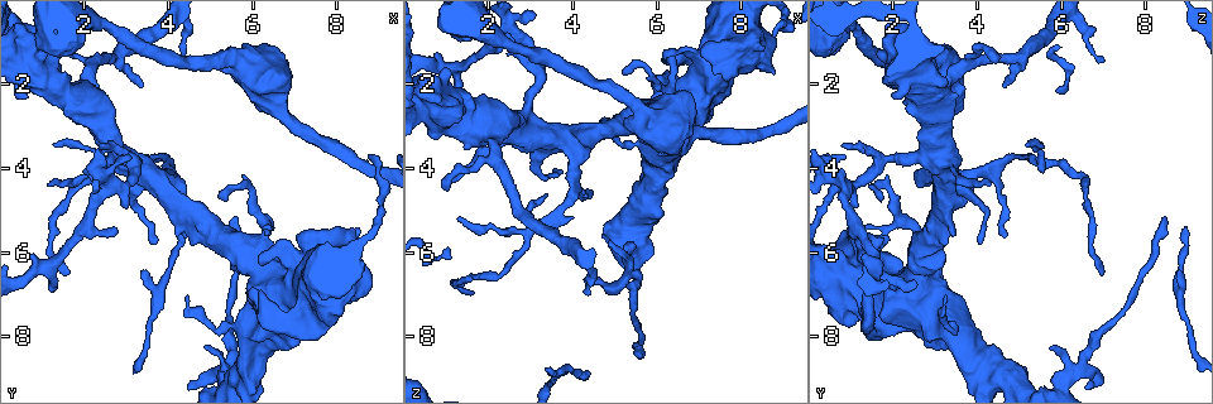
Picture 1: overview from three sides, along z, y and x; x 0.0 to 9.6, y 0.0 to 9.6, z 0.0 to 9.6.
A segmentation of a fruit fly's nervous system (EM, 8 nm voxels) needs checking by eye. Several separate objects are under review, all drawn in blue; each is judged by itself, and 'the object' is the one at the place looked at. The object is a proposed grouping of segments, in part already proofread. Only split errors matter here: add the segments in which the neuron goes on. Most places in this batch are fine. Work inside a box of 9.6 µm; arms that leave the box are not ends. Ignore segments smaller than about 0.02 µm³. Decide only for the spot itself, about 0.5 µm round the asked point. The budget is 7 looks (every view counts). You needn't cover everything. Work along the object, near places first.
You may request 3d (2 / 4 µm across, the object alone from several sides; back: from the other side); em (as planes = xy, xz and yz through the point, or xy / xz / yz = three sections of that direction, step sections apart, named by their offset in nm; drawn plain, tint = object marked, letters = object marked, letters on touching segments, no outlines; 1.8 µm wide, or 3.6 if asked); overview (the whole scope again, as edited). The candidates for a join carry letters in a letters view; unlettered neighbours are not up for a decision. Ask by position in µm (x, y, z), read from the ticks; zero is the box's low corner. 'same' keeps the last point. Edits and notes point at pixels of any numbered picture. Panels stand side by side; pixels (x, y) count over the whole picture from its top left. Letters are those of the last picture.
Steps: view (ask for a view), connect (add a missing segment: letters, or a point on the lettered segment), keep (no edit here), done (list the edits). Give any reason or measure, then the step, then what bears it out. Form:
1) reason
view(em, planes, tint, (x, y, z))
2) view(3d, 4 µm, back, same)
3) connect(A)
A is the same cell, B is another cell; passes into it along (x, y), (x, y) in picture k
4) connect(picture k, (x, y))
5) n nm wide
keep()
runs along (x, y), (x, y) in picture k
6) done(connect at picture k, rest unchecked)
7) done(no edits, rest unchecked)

branch stops here
view(3d, 2 µm, (3.40, 6.45, 8.85))

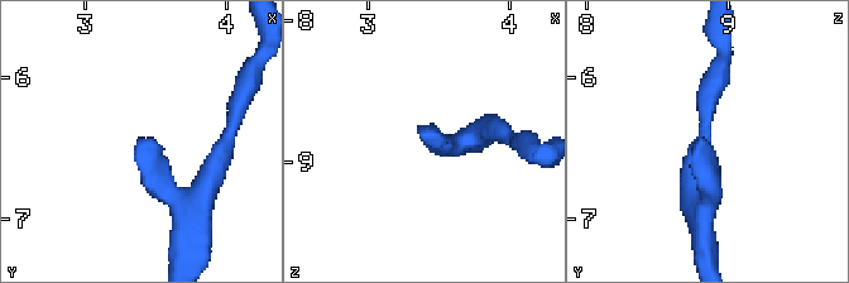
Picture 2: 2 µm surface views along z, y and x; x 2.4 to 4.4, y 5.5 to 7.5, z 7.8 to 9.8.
view(em, planes, letters, (3.40, 6.44, 8.82))

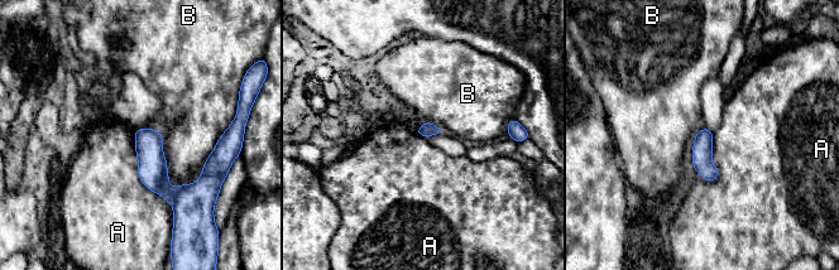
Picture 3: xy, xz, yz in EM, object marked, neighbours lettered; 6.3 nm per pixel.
keep()
A and B are other cells; border along (133, 131), (139, 179), (169, 202) in picture 3; none of them fits

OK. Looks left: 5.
end of a long branch
view(3d, 2 µm, (4.30, 1.50, 6.95))

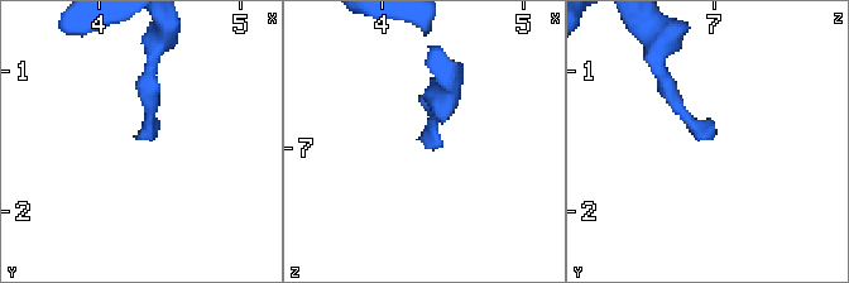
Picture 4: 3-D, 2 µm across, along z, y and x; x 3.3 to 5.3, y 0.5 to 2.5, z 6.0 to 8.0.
view(em, planes, letters, (4.28, 1.46, 6.98))

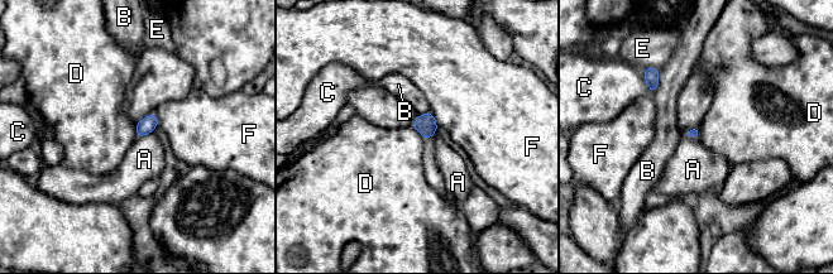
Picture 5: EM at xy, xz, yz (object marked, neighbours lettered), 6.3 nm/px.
keep()
A, B, C, D, E and F are other cells; border along (135, 124), (137, 135) in picture 5; no lettered segment goes on from it

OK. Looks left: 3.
calibre changes
view(em, xz, step 4, tint, (5.50, 1.35, 2.55))

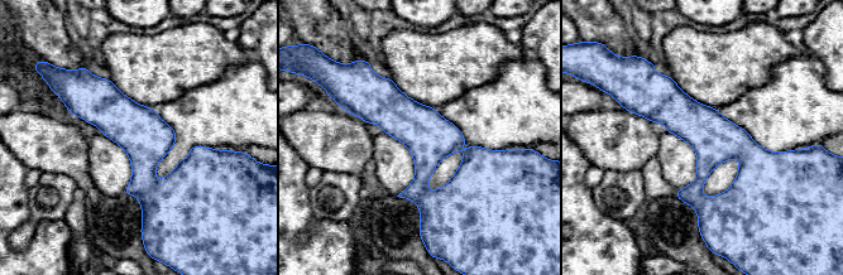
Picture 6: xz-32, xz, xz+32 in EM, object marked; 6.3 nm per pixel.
cut it another way
view(em, planes, tint, same)

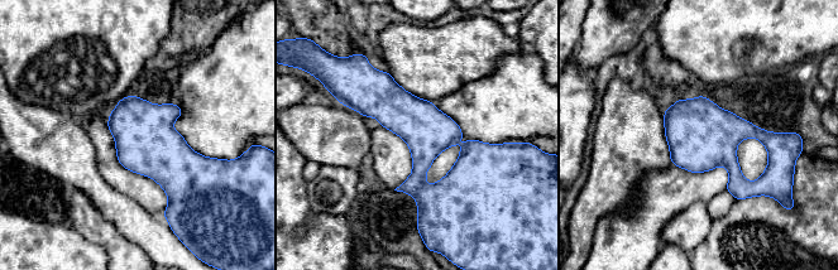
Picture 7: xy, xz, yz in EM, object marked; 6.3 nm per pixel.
see the neighbours
view(em, planes, letters, same)

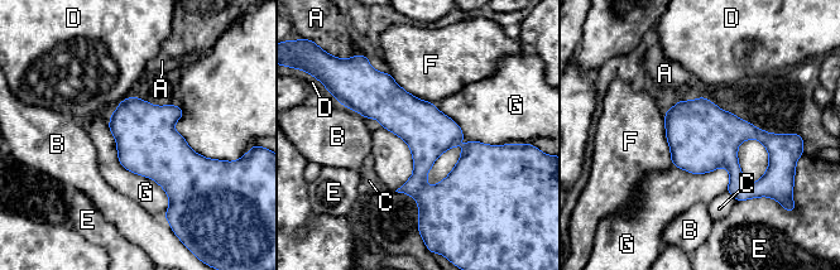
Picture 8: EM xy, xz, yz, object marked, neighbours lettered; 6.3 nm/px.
keep()
A, B, C, D, E, F and G are other cells; runs along (374, 73), (421, 133), (425, 210) in picture 8; none of them fits

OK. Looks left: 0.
done(no edits, rest unchecked)

